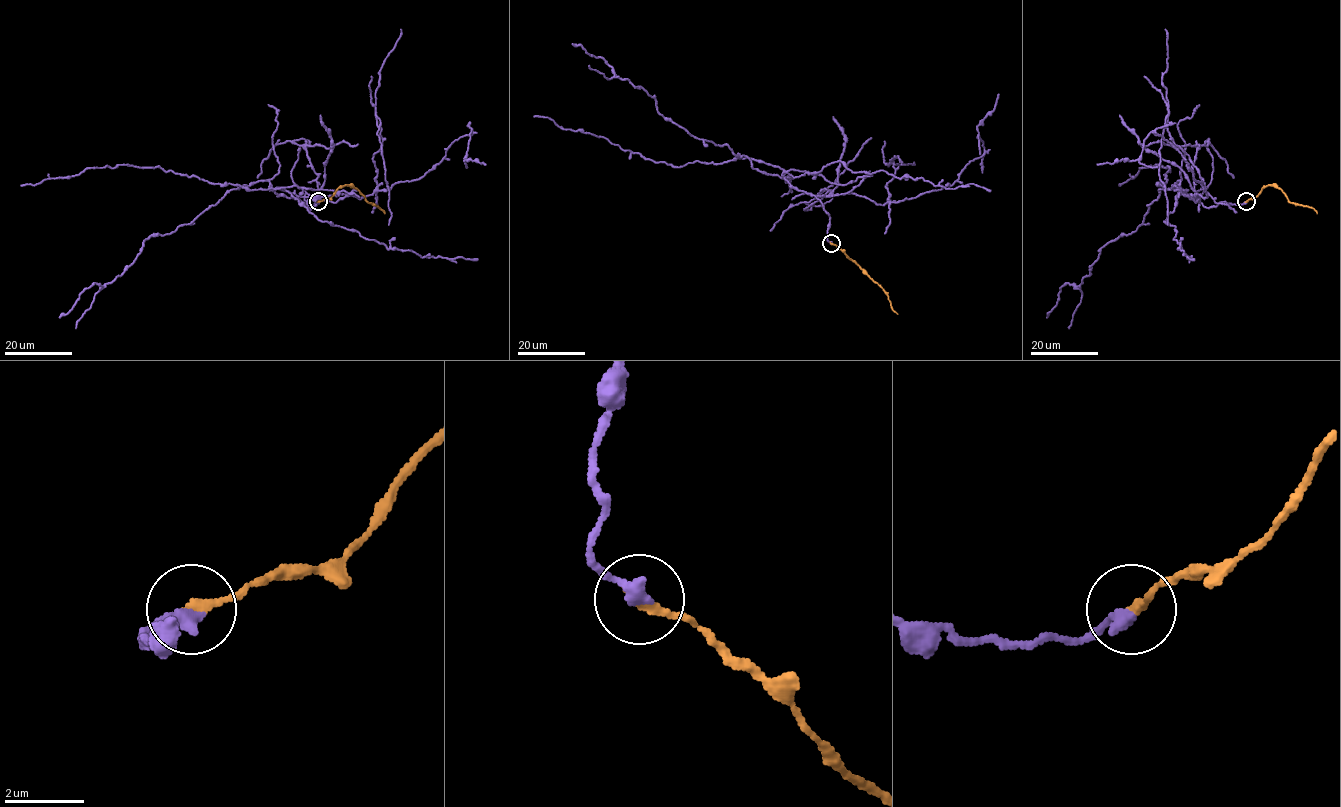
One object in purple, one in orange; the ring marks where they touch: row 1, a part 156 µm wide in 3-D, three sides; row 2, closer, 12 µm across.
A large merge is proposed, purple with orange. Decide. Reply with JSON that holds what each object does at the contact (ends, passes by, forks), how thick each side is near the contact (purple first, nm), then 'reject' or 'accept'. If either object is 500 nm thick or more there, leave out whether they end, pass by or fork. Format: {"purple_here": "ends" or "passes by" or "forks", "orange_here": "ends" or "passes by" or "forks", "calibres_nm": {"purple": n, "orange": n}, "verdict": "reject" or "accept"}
{"purple_here": "ends", "orange_here": "ends", "calibres_nm": {"purple": 360, "orange": 240}, "verdict": "reject"}

